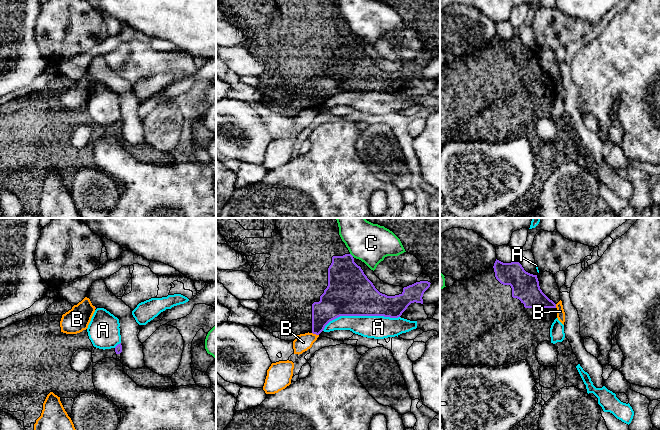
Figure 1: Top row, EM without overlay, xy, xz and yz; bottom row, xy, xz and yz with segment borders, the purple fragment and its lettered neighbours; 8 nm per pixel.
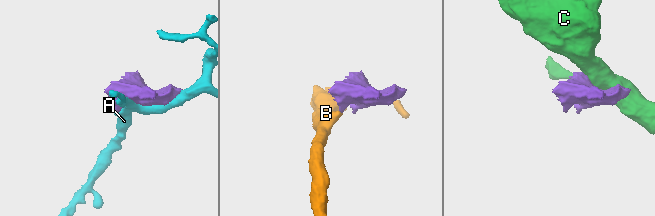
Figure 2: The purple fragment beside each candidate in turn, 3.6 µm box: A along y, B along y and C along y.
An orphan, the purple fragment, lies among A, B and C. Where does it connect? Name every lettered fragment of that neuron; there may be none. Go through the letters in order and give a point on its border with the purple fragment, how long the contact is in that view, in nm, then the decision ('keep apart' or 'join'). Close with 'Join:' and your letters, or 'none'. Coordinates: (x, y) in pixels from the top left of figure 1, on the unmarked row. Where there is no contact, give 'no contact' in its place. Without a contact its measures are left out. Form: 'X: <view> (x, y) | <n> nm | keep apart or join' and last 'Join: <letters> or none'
A: xz (360, 91) | 650 nm | keep apart
B: xz (315, 109) | 60 nm | keep apart
C: xz (351, 31) | 40 nm | keep apart
Join: none

